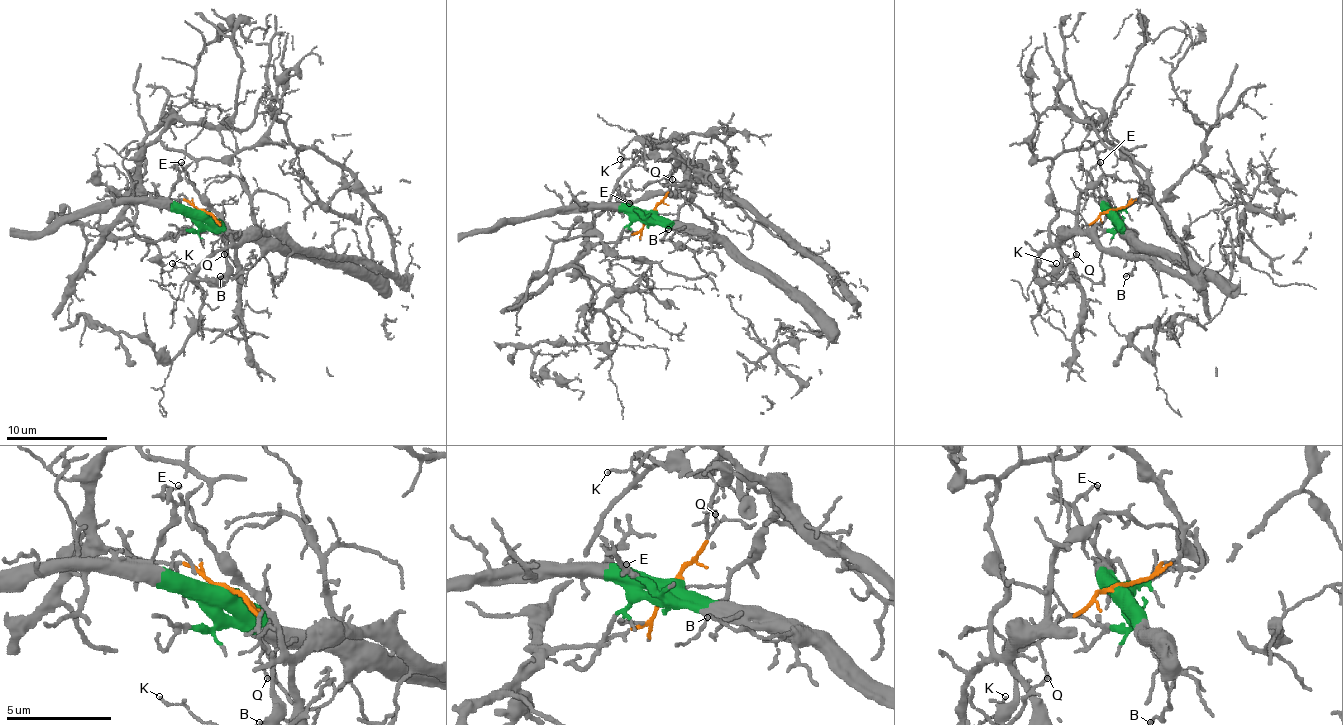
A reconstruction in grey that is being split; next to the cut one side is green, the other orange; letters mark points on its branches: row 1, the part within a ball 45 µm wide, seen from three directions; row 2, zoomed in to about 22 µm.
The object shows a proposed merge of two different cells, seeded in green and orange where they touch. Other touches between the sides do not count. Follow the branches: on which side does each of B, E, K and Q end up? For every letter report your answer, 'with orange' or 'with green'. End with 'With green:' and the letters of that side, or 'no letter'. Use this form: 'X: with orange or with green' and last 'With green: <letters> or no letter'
B: with green
E: with green
K: with orange
Q: with orange
With green: B, E

